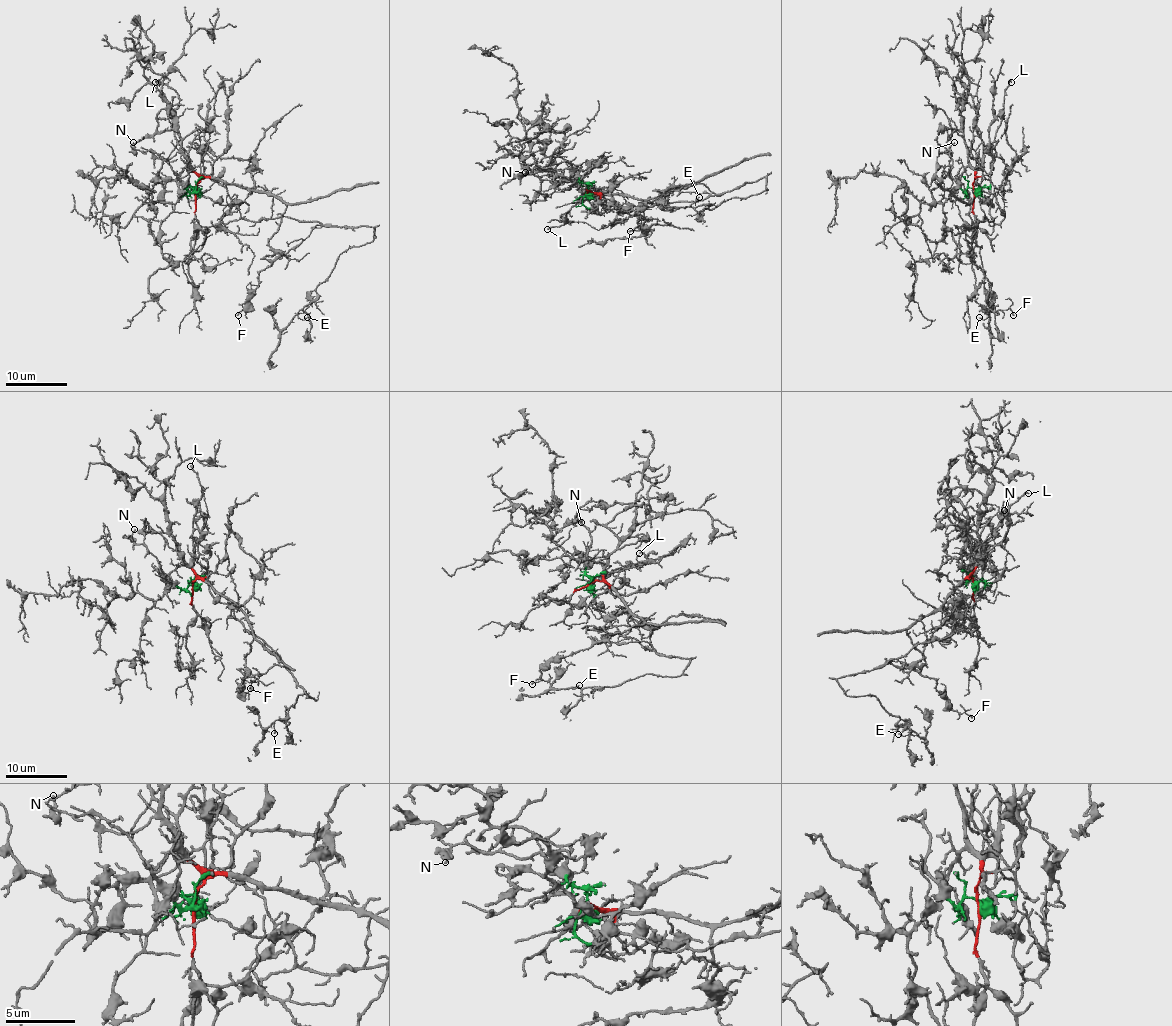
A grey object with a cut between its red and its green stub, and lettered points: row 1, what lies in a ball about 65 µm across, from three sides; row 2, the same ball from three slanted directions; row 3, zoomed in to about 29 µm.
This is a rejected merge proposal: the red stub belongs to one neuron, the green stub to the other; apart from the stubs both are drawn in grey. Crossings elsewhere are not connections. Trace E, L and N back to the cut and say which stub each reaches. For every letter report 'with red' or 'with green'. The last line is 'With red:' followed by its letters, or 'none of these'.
E: with green
L: with red
N: with green
With red: L

